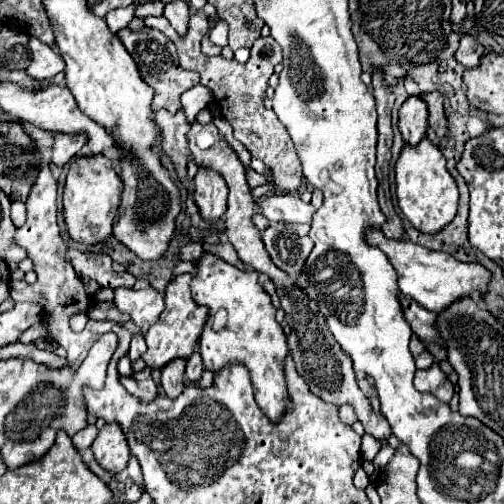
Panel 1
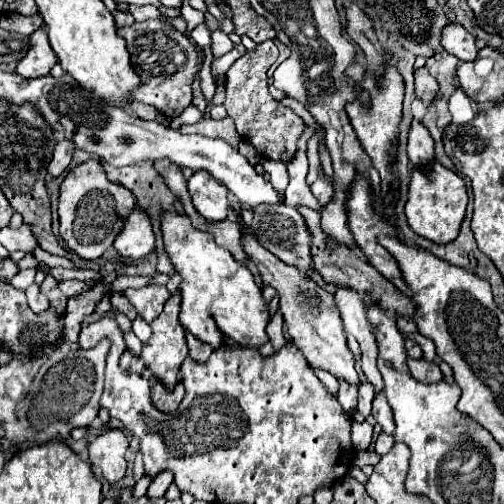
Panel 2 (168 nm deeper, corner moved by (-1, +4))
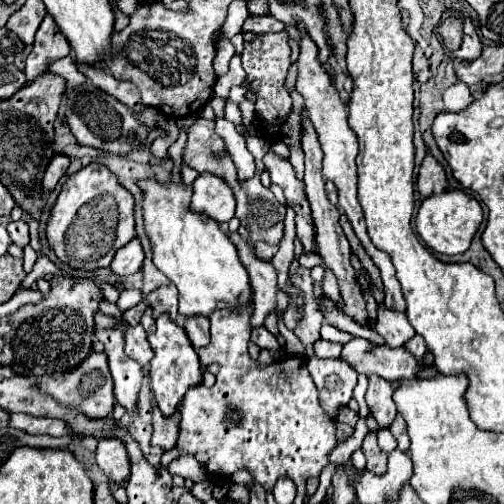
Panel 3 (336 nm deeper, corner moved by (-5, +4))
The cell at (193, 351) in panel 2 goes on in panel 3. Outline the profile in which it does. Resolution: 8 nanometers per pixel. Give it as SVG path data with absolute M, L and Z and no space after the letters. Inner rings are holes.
M191 318L185 320L185 332L191 340L191 344L195 348L203 348L211 344L211 336L209 336L209 328L207 328L207 318Z

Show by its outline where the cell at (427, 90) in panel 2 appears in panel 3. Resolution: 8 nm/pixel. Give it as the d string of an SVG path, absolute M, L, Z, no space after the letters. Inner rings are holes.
M415 46L415 56L413 56L413 72L419 80L419 84L425 84L429 82L431 78L431 70L429 70L429 60L425 58L423 50L419 46Z

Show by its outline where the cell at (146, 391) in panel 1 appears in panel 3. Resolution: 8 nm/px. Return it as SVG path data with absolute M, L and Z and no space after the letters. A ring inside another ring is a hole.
M133 326L131 330L127 330L125 334L125 352L129 358L137 360L141 366L147 366L153 358L151 346L147 344L147 334L143 330L143 326Z

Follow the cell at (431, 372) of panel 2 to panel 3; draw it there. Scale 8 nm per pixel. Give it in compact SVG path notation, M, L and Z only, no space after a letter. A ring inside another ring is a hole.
M353 338L351 342L347 342L343 346L341 358L347 360L359 374L379 374L389 382L395 382L399 378L415 380L417 374L423 370L419 360L405 348L369 348L369 342L363 338Z

